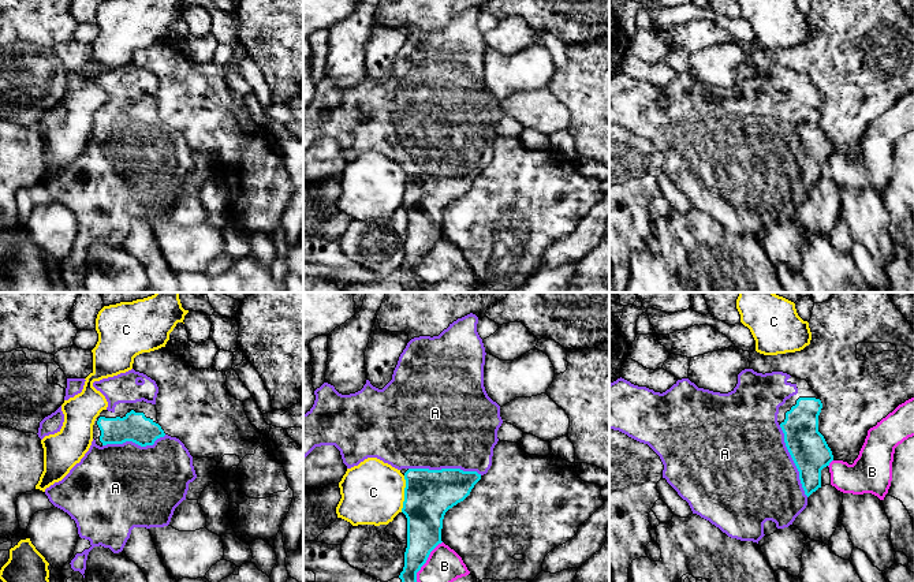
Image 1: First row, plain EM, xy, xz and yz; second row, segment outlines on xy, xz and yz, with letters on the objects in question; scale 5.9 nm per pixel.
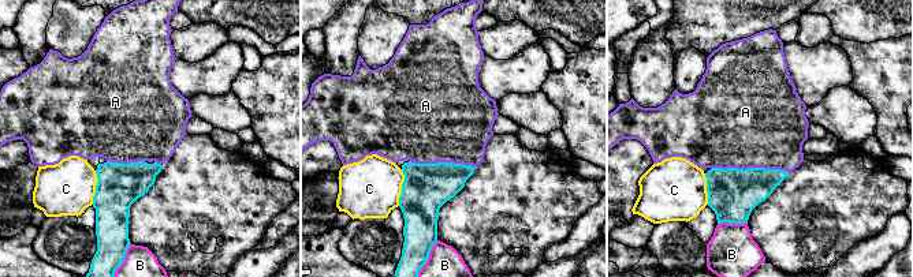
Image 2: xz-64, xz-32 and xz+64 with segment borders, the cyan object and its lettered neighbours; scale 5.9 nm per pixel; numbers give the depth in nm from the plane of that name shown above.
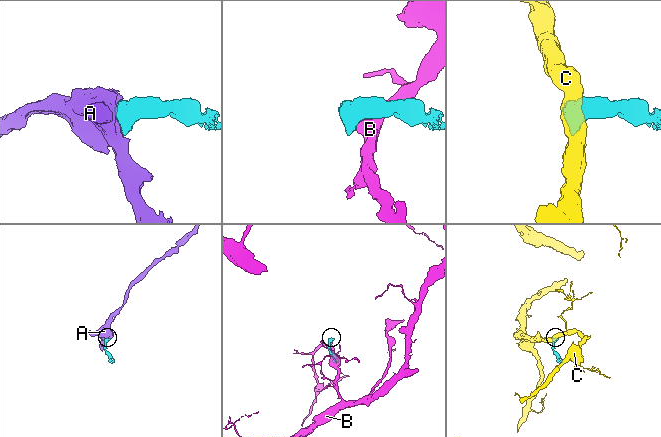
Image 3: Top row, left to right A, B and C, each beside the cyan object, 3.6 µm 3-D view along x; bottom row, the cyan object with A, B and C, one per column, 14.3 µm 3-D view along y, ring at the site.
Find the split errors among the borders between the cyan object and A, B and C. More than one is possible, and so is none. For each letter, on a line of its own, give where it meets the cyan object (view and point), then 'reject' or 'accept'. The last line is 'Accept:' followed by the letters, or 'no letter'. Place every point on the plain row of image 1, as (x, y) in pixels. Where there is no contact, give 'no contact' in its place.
A: contact xz (446, 163); accept
B: contact xz (424, 257); reject
C: contact xz (405, 187); reject
Accept: A

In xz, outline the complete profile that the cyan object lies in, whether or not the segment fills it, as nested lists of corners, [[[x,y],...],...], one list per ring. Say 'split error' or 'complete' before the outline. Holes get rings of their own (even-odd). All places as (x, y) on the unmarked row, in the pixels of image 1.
split error | [[[473,7],[458,12],[439,30],[411,33],[399,51],[392,74],[378,83],[366,74],[355,87],[342,89],[333,79],[324,77],[314,85],[313,101],[303,108],[303,152],[316,141],[335,139],[347,163],[358,160],[368,152],[377,152],[392,161],[406,163],[404,195],[402,206],[407,212],[407,242],[404,261],[399,272],[408,292],[424,292],[417,276],[417,266],[426,257],[430,246],[441,238],[445,206],[463,195],[492,160],[497,124],[503,117],[500,100],[493,96],[484,81],[485,41],[477,26],[478,11]]]

